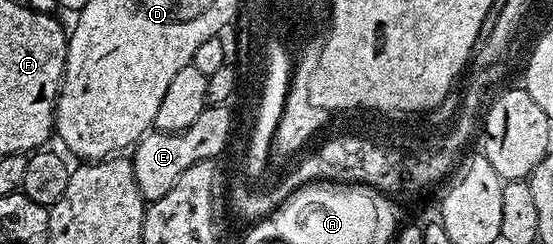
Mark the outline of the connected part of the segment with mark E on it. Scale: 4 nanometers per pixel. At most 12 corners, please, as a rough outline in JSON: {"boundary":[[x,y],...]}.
{"boundary":[[208,106],[183,132],[152,130],[130,157],[139,193],[169,194],[231,140],[227,106]]}

